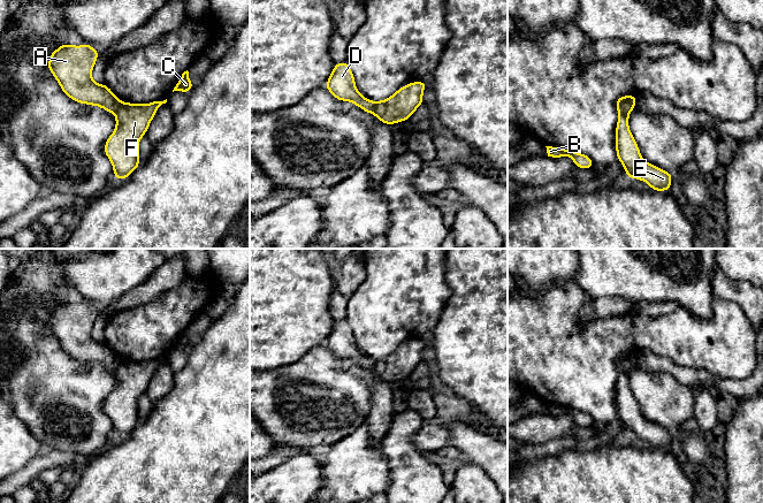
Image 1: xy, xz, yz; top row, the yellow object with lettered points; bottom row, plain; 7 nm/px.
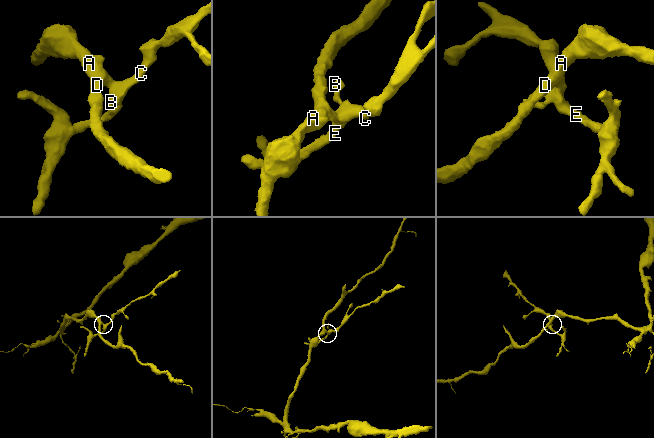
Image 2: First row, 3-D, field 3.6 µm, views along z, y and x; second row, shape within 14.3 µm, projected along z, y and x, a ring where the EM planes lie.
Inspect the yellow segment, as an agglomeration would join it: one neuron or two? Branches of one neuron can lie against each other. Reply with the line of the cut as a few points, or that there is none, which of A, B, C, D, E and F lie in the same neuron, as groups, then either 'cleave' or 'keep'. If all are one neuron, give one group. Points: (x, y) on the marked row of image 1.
xy (122, 103), (114, 113) | A D / B C E F | cleave

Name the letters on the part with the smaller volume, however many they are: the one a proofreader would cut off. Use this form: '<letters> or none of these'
B, C, E, F

